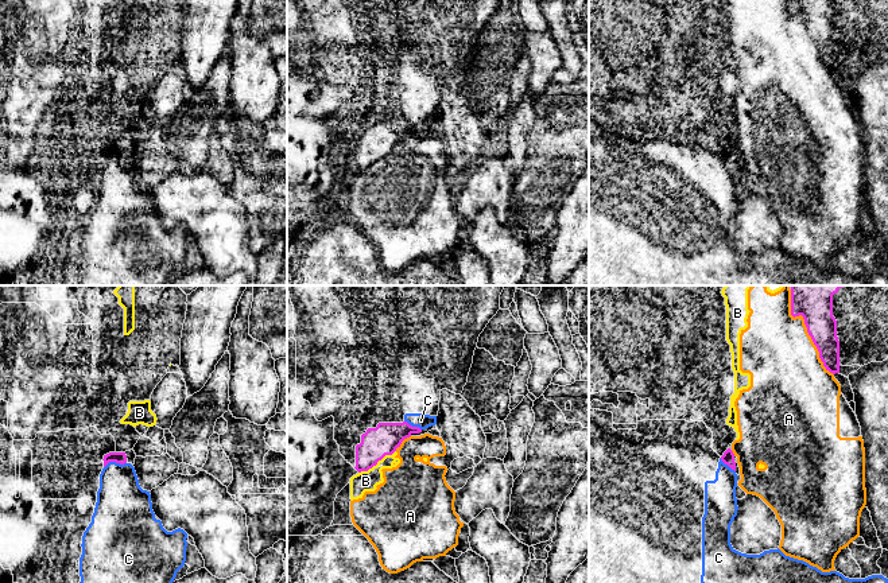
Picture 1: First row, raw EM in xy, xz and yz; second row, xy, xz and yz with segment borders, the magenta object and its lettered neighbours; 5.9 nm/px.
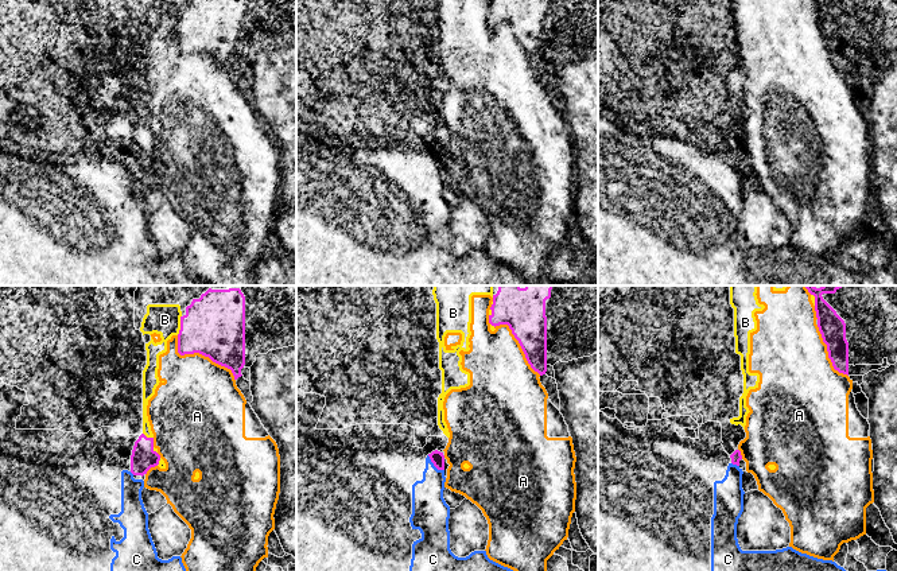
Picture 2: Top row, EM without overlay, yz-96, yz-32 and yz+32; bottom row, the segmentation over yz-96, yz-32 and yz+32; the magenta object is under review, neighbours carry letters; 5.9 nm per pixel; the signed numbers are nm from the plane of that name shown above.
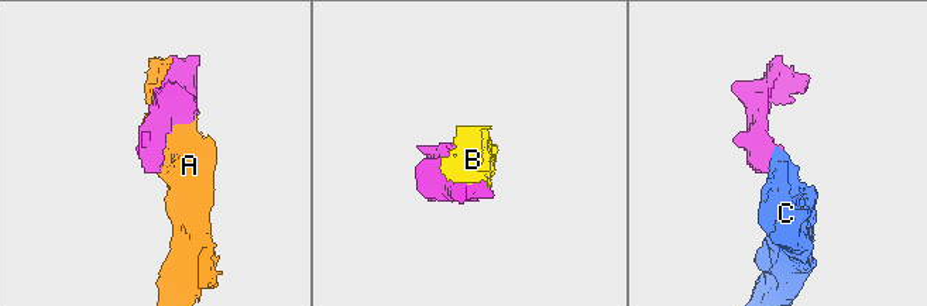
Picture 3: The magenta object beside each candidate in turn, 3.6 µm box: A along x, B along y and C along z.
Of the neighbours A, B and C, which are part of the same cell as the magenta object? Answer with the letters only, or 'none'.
none

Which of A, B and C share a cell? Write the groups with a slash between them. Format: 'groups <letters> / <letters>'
groups A B / C

